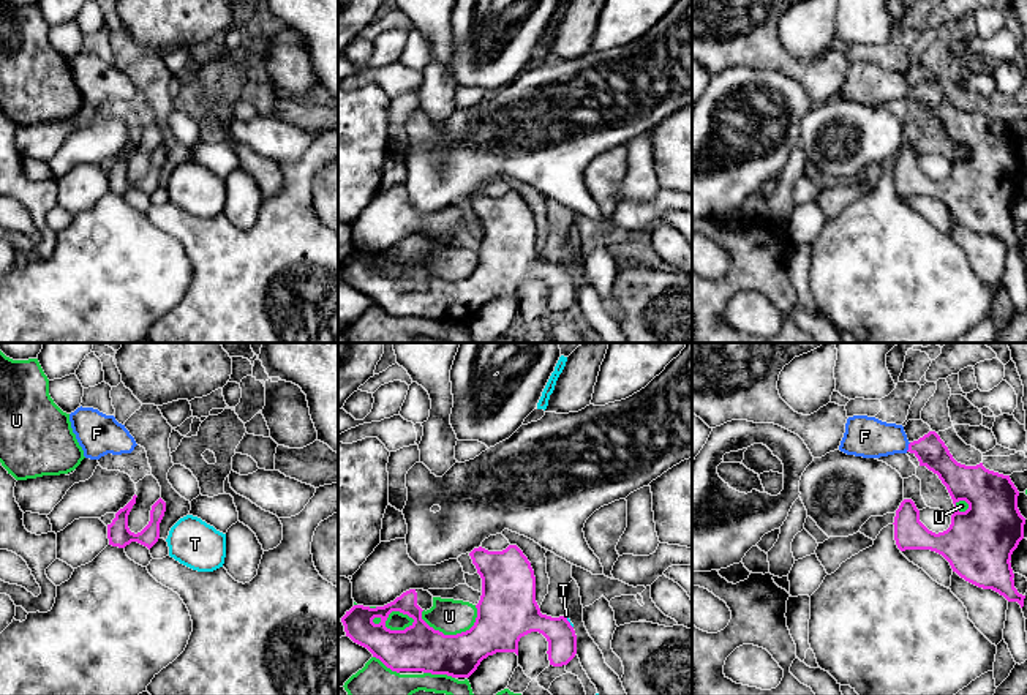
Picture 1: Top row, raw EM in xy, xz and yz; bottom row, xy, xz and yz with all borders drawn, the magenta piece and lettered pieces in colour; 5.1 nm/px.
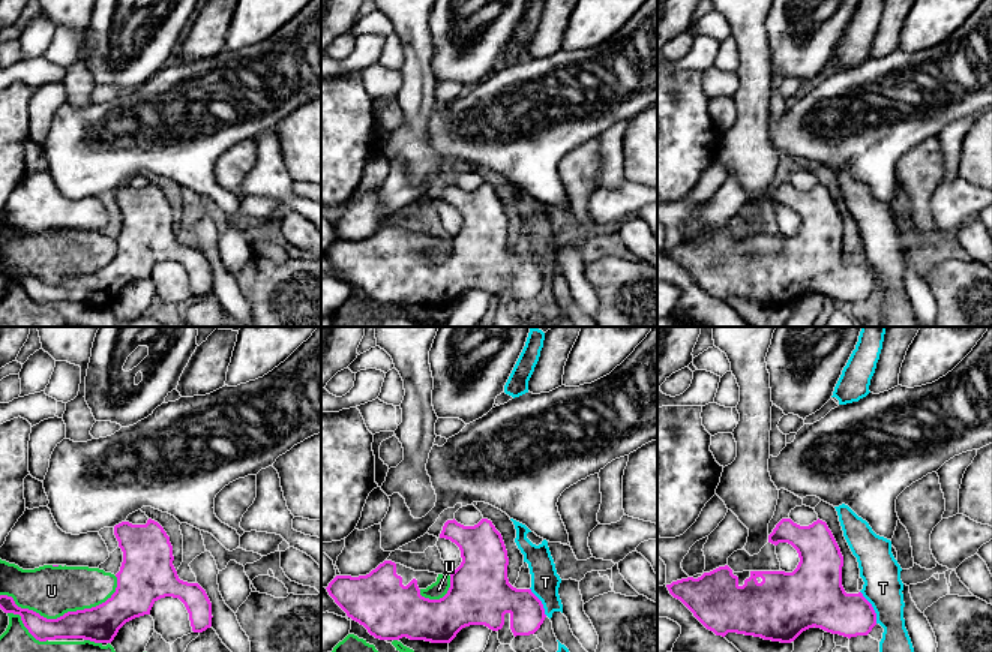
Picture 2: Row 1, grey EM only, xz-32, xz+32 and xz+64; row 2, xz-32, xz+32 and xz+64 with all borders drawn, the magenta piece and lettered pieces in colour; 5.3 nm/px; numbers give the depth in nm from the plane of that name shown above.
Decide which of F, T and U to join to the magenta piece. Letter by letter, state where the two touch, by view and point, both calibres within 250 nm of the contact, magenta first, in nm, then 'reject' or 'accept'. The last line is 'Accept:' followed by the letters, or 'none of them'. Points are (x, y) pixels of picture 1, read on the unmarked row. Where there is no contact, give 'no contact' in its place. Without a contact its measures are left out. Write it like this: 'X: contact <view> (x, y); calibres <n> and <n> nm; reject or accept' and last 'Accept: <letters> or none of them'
F: contact yz (909, 93); calibres 160 and 220 nm; accept
T: contact xz (569, 269); calibres 190 and 20 nm; reject
U: contact xz (449, 281); calibres 240 and 180 nm; reject
Accept: F

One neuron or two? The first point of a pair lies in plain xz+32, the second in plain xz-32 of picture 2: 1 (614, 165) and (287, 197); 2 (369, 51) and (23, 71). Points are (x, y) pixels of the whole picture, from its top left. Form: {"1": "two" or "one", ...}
{"1": "one", "2": "two"}

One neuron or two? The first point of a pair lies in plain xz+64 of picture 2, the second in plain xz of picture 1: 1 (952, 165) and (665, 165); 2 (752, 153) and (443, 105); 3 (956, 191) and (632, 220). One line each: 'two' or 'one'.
1: two
2: one
3: one

